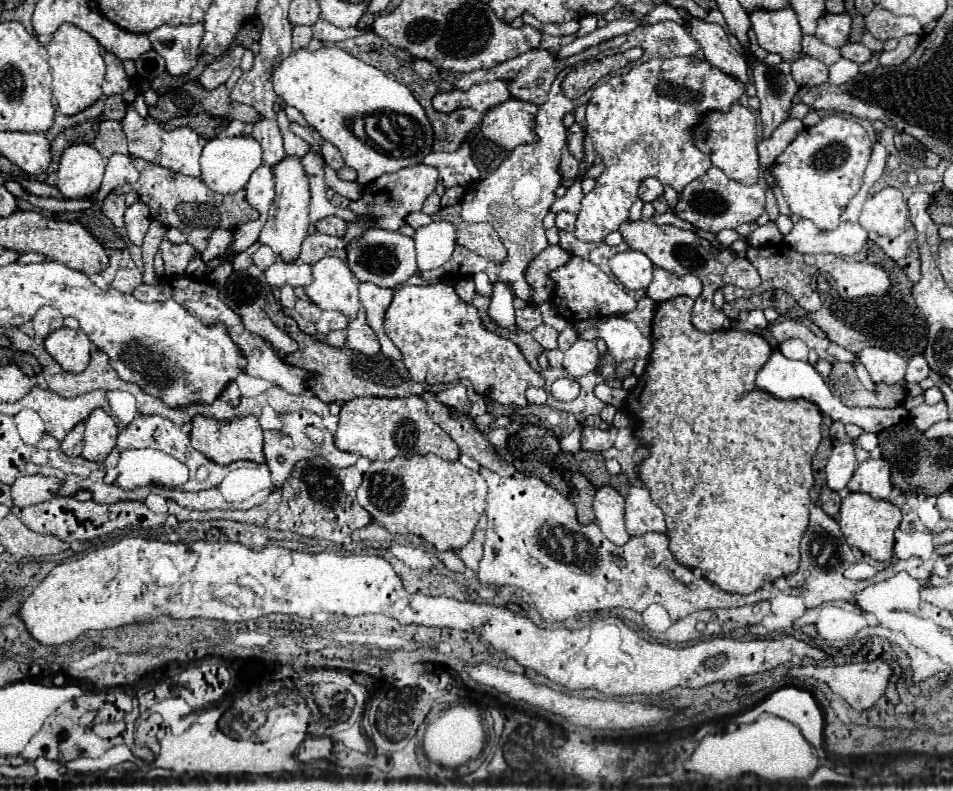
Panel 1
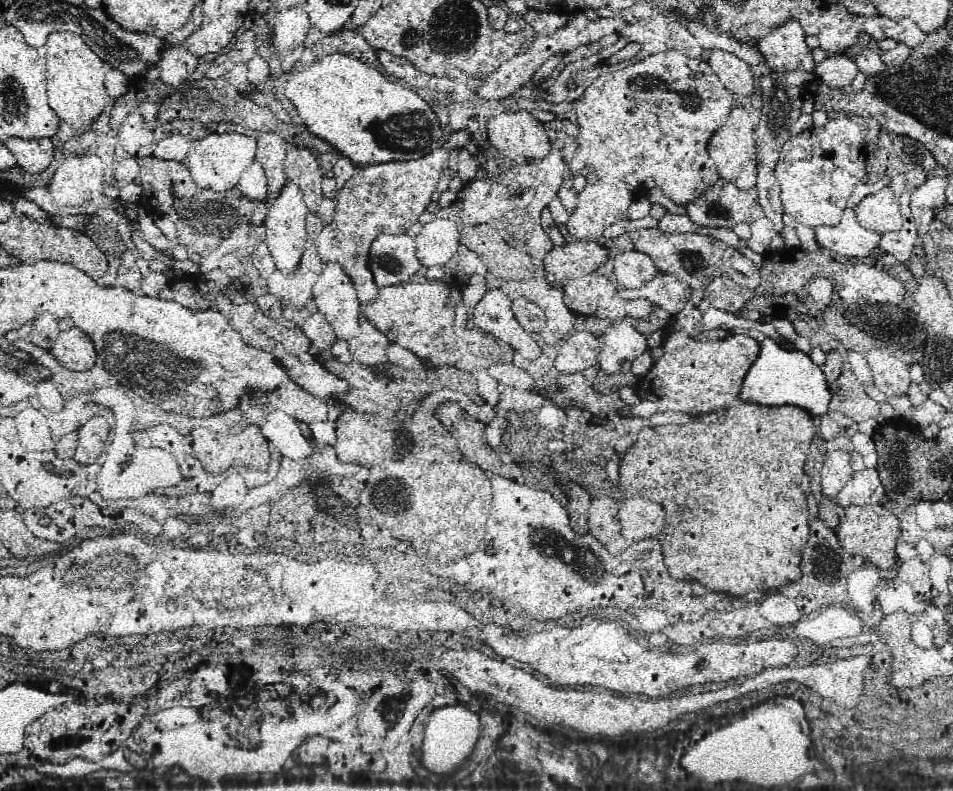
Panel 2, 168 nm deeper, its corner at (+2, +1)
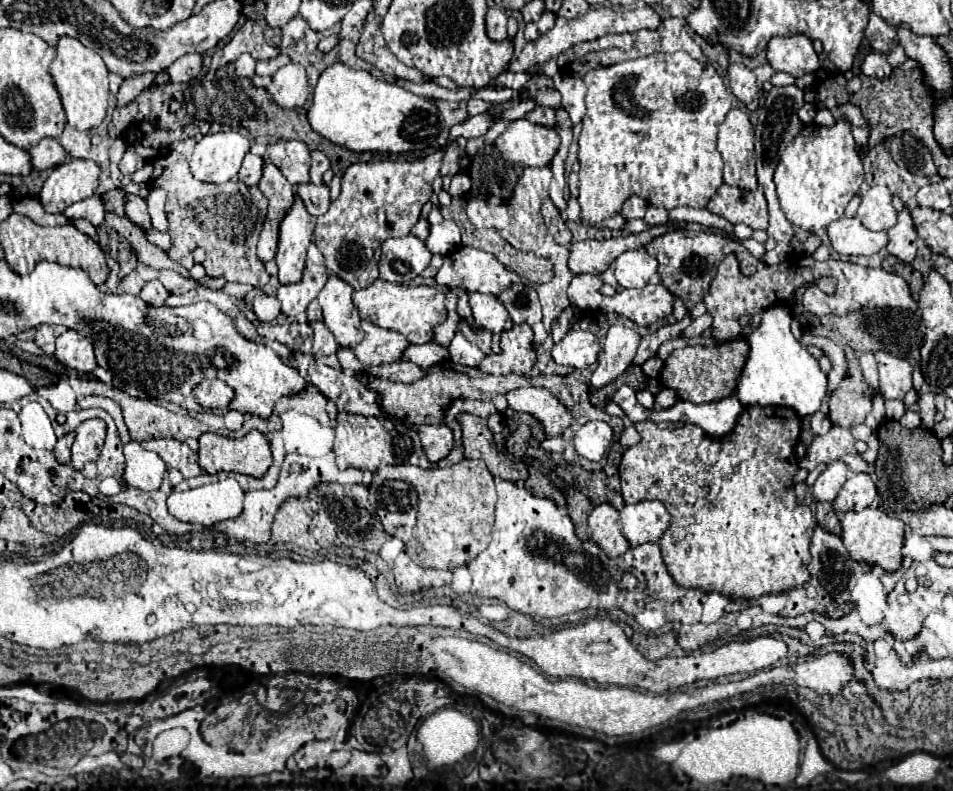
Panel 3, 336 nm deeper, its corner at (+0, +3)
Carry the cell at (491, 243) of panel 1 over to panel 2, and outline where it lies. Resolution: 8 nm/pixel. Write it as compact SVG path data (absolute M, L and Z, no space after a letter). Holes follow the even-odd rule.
M486 224L462 228L460 242L482 258L482 264L490 274L504 280L522 280L534 274L530 258L512 246L508 246L496 230Z

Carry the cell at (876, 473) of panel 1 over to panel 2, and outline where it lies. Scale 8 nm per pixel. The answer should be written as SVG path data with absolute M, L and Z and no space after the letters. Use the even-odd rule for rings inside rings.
M862 468L852 474L846 486L836 494L838 504L876 504L884 496L884 486L880 482L876 468Z

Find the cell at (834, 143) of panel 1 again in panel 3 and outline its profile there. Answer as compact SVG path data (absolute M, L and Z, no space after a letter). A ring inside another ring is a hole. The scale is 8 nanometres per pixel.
M838 120L830 128L806 124L800 136L796 136L780 156L774 182L780 208L794 226L808 232L822 232L830 222L838 220L864 182L862 156L856 152L850 122Z

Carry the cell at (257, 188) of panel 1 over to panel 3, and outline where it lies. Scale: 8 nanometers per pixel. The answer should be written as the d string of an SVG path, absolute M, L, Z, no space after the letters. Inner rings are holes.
M246 154L244 156L244 162L242 162L242 168L238 172L240 180L248 186L256 186L260 182L260 176L262 176L262 158L256 156L256 154Z

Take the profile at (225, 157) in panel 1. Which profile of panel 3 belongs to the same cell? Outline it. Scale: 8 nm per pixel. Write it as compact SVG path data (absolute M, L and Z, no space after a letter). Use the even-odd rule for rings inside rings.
M238 132L206 134L194 146L190 170L202 182L222 184L236 178L240 164L250 148L248 138Z

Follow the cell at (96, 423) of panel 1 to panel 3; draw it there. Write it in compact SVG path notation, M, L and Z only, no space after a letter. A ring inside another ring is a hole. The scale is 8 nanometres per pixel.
M98 418L86 420L76 428L76 438L72 442L72 468L82 470L86 462L96 462L106 436L106 424Z

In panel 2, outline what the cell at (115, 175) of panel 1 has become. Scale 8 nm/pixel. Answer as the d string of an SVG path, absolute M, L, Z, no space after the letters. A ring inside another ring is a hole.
M126 158L126 160L122 160L122 162L116 166L114 178L116 178L118 182L136 180L136 178L138 178L138 160L136 160L136 158Z

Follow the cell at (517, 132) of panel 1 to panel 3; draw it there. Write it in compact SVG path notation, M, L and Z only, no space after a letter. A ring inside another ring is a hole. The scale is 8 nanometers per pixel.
M526 118L514 120L508 124L506 132L498 136L496 146L502 154L502 158L506 162L510 162L514 168L542 168L546 164L552 162L552 158L556 156L558 148L560 148L560 136L554 128L546 128L546 126L538 126L528 122Z

